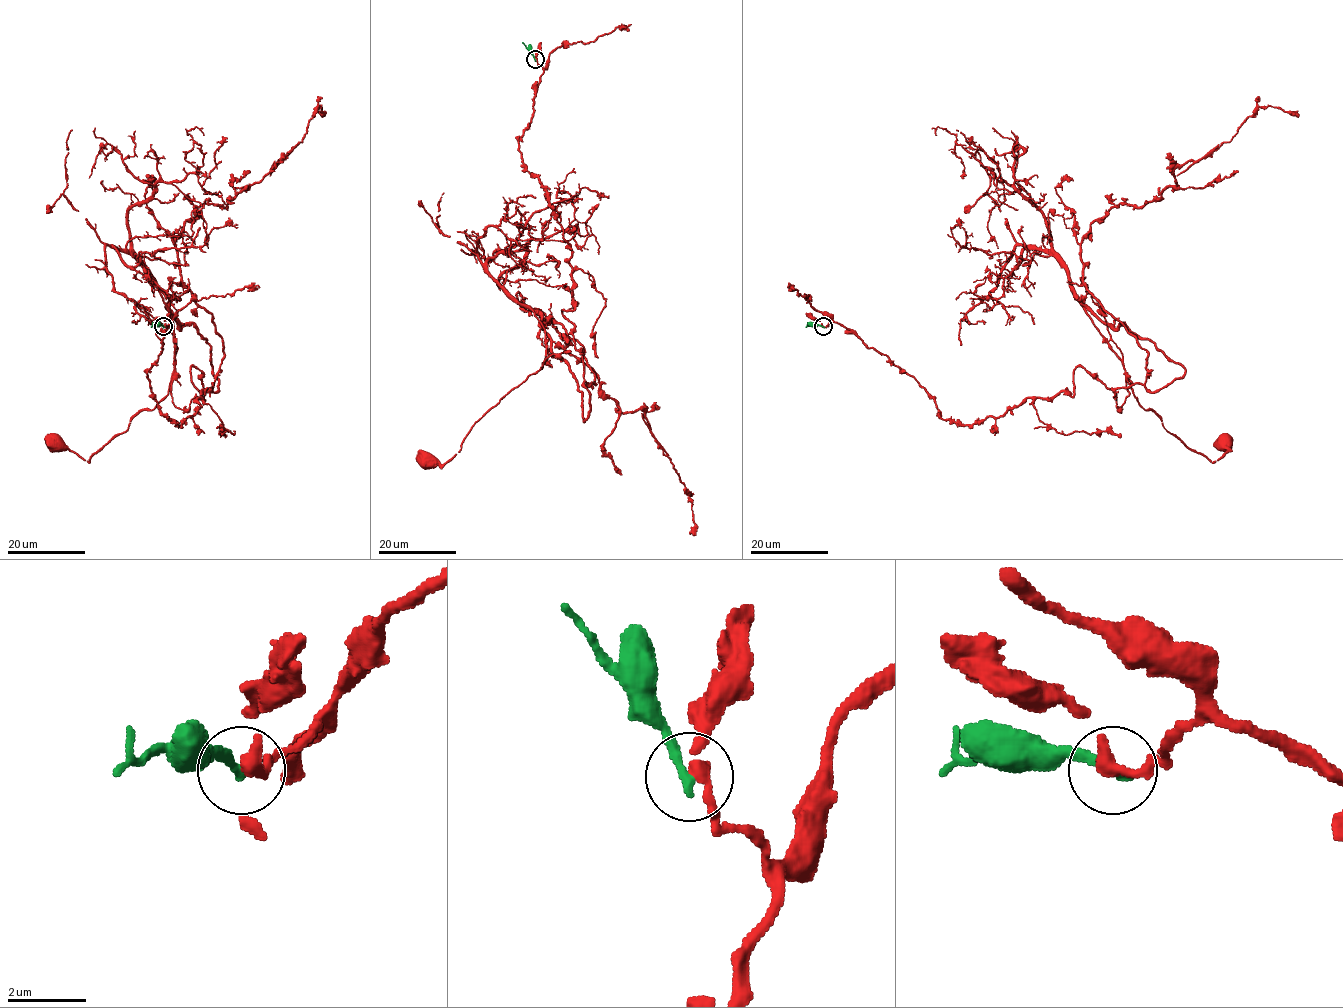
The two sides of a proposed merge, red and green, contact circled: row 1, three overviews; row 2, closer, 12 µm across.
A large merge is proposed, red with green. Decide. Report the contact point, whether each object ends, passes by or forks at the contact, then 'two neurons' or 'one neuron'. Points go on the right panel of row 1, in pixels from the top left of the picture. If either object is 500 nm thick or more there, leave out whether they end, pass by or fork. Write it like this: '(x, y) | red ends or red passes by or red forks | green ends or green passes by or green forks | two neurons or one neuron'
(823, 326) | red ends | green ends | two neurons

